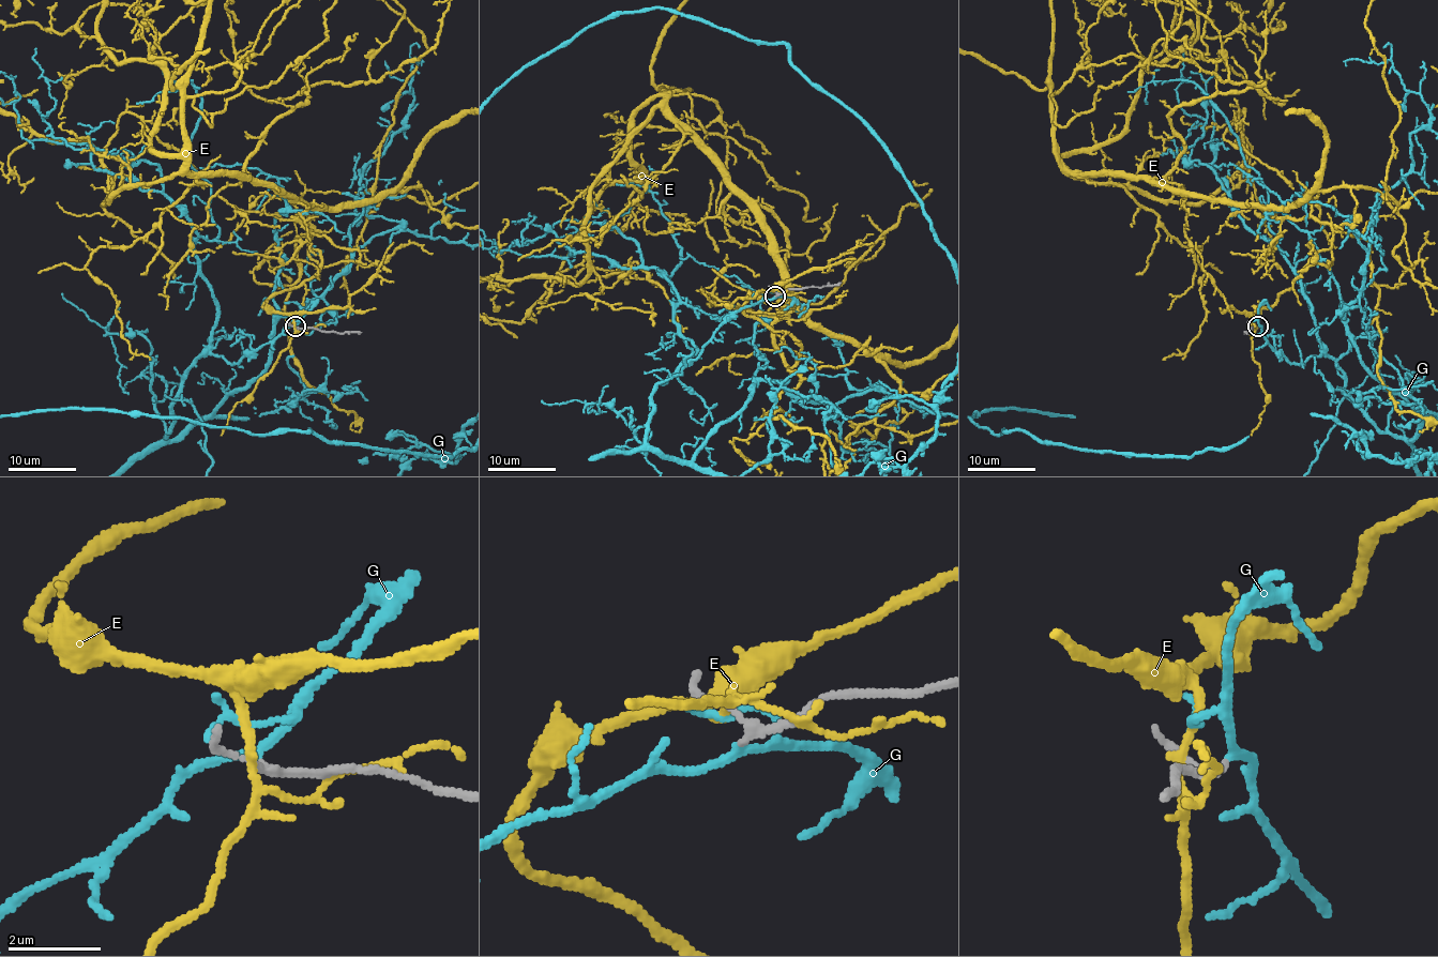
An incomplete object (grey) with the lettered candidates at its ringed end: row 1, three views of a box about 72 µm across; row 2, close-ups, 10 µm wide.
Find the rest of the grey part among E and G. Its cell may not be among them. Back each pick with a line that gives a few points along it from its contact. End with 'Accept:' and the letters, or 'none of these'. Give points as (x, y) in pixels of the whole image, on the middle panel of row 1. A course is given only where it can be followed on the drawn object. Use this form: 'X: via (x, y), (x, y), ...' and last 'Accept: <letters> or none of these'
Accept: G

